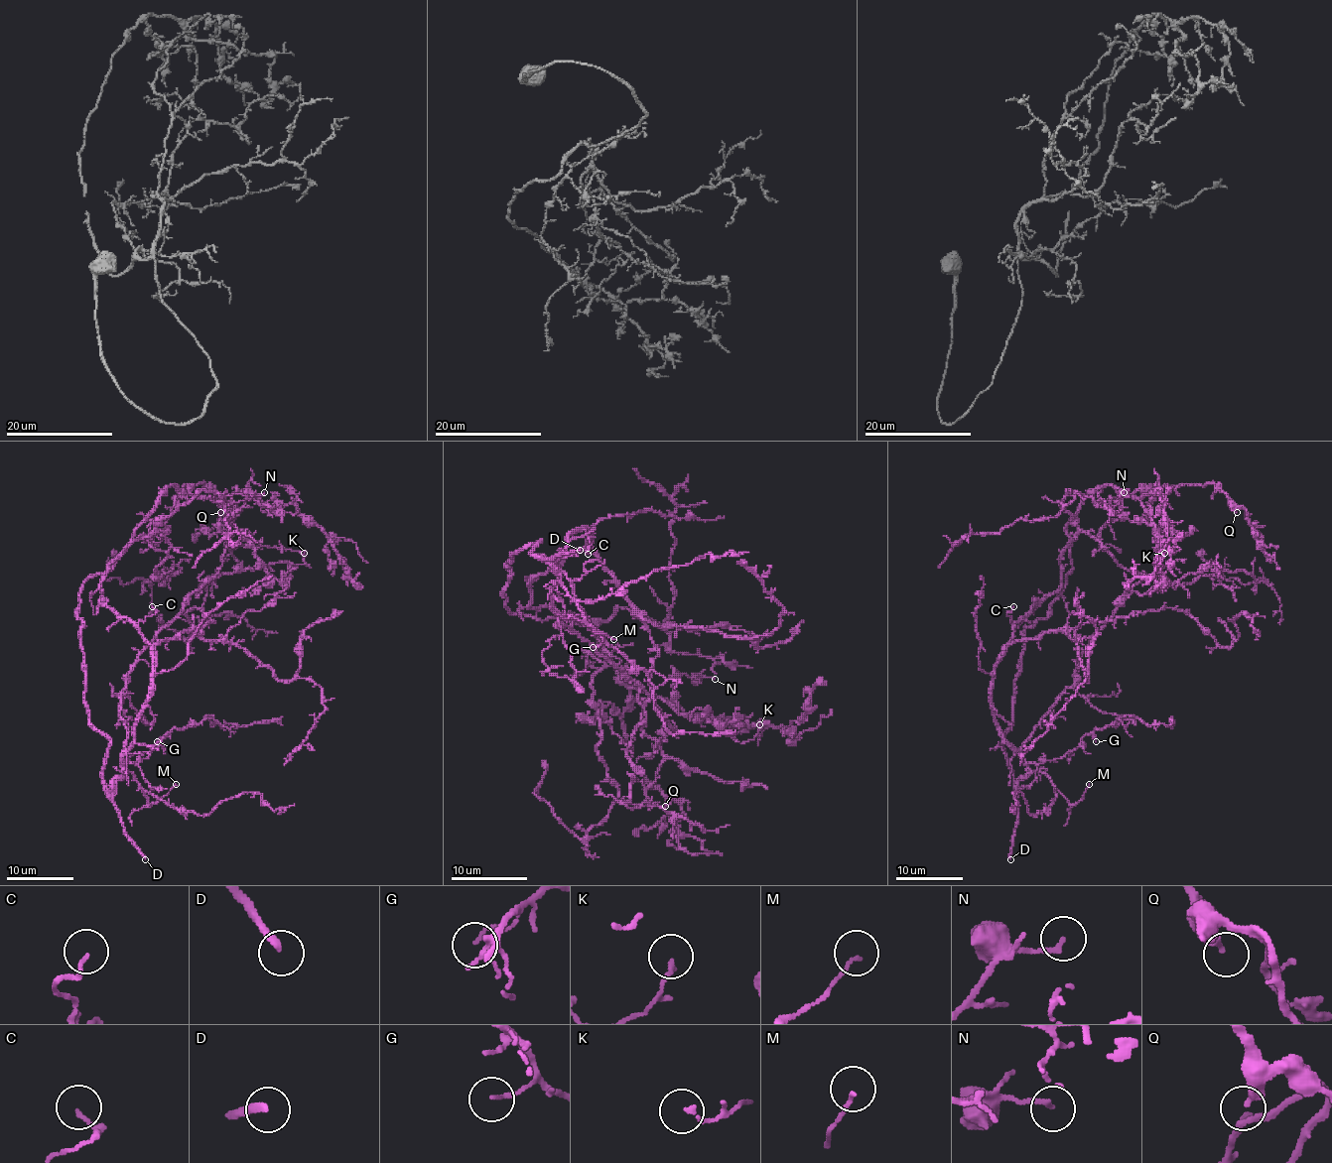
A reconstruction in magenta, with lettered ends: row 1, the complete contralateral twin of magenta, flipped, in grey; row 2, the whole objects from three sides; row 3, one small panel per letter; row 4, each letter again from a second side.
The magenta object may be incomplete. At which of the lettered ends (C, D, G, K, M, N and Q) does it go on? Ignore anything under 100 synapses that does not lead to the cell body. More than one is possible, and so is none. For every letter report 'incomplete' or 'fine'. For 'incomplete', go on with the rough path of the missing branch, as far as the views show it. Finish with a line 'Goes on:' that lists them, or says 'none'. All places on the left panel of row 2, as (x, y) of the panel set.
C: fine
D: incomplete
G: fine
K: fine
M: fine
N: fine
Q: fine
Goes on: D

